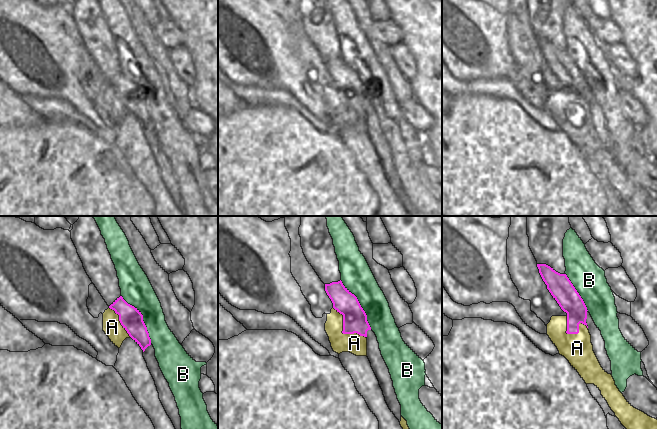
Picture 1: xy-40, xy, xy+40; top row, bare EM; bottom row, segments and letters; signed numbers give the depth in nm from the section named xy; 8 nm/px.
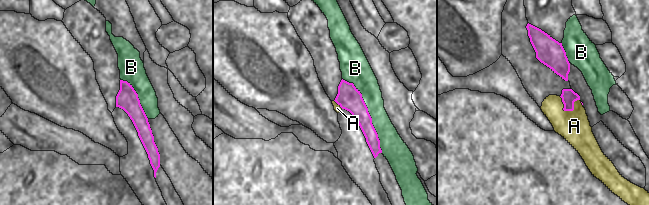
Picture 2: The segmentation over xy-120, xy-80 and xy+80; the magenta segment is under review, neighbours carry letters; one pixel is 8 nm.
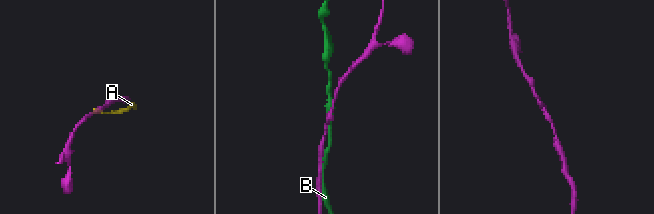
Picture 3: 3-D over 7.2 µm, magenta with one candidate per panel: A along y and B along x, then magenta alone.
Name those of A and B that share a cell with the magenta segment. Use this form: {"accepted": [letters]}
{"accepted": []}

